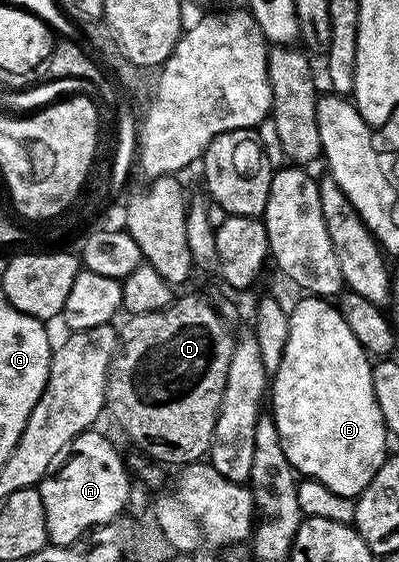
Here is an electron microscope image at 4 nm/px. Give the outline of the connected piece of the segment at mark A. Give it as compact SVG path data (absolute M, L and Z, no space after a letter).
M96 429L83 431L72 442L67 458L38 484L42 509L46 513L49 544L70 546L79 543L93 529L116 519L123 512L120 510L129 506L128 479L130 471L119 449L106 436L99 435Z

